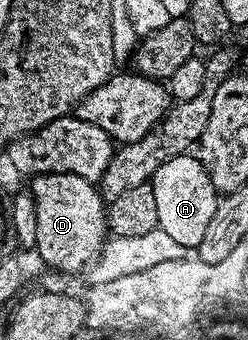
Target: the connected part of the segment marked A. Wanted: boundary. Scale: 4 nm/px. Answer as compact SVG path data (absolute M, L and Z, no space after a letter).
M194 155L170 158L156 170L149 184L152 195L156 195L158 228L164 230L171 239L176 239L176 243L183 245L187 251L197 250L220 200L220 194L202 162Z

